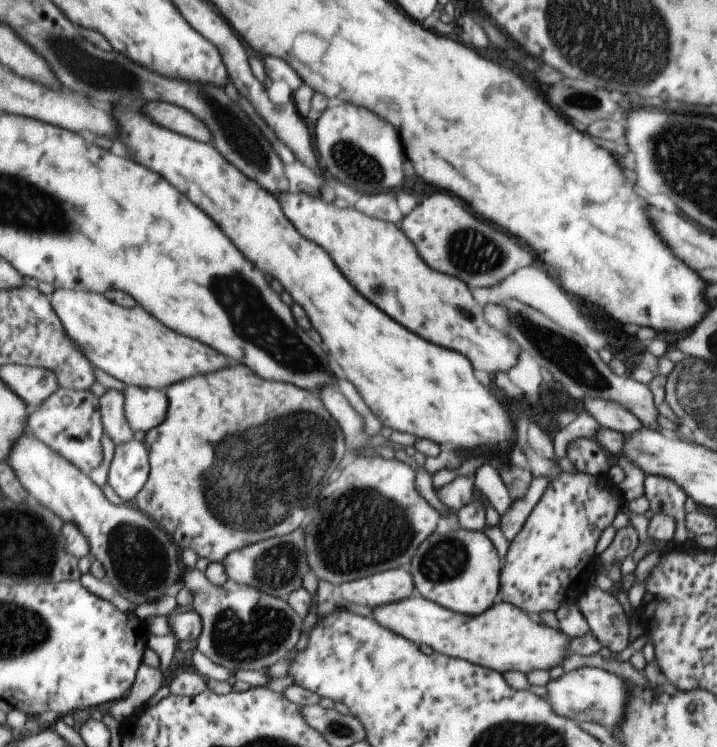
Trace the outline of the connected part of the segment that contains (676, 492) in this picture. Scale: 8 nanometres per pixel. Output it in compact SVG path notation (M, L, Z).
M648 474L644 481L645 496L649 502L649 514L668 514L675 517L677 527L675 544L684 547L688 541L688 529L685 525L686 511L684 502L688 500L686 492L670 478Z

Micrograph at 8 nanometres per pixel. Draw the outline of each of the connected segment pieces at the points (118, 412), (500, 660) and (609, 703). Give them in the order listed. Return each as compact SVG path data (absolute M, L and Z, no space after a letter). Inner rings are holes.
M114 388L107 389L101 397L101 405L105 430L112 434L112 440L118 446L124 442L128 444L128 440L132 440L136 434L126 414L126 394Z
M410 597L394 604L373 608L374 620L384 628L415 642L426 644L446 656L464 658L472 664L492 668L496 672L520 670L528 674L532 670L551 670L560 666L571 654L571 638L561 630L538 624L527 612L510 603L498 602L490 610L478 616L466 616L446 610L425 597Z
M579 667L578 669L568 672L568 674L560 675L560 678L552 677L547 685L548 700L552 700L555 705L555 712L559 713L564 718L576 720L580 722L596 722L608 728L613 728L614 731L619 731L624 724L624 719L627 718L627 708L631 704L631 684L628 680L616 676L606 670L597 667Z

